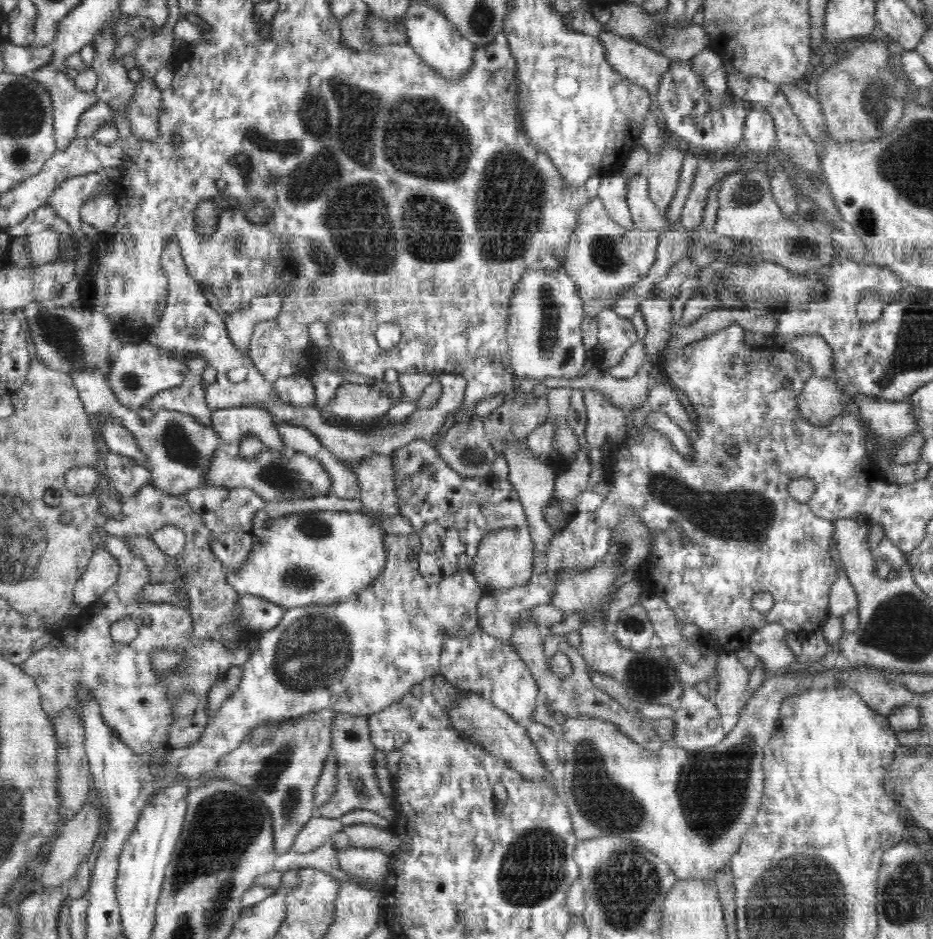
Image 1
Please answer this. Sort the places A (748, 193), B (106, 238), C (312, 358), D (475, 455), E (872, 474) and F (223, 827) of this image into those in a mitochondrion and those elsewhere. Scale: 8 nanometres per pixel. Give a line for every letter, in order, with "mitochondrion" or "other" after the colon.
A: mitochondrion
B: other
C: other
D: mitochondrion
E: other
F: mitochondrion

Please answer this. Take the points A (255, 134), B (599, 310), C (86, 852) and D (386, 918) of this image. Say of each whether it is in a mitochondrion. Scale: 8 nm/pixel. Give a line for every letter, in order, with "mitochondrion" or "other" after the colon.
A: mitochondrion
B: other
C: other
D: other

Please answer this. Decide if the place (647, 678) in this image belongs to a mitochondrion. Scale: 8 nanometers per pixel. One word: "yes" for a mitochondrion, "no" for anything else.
yes

